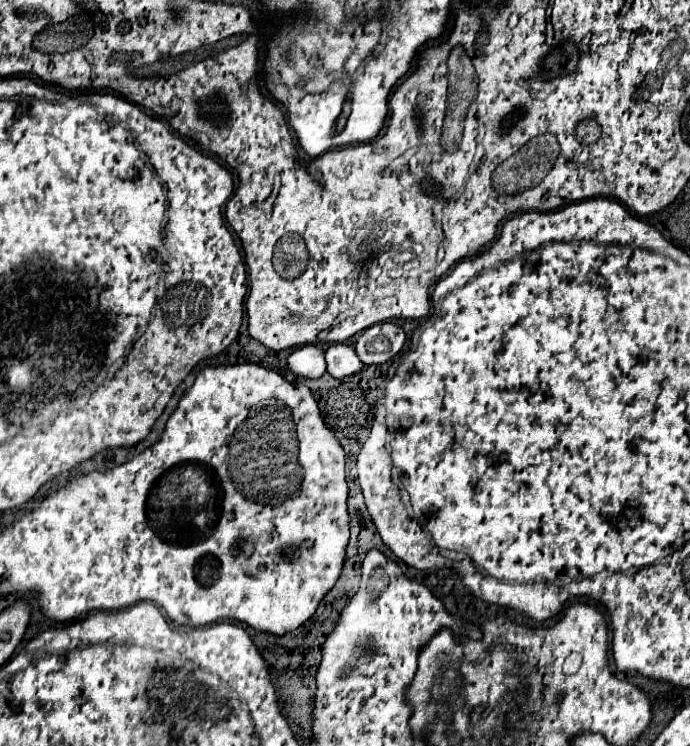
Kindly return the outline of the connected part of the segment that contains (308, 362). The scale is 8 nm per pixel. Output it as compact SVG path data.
M302 346L288 356L288 366L294 374L304 378L320 378L326 372L324 348L320 346Z

